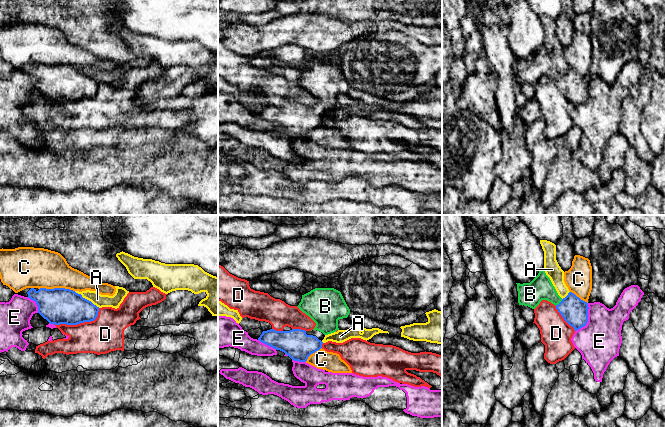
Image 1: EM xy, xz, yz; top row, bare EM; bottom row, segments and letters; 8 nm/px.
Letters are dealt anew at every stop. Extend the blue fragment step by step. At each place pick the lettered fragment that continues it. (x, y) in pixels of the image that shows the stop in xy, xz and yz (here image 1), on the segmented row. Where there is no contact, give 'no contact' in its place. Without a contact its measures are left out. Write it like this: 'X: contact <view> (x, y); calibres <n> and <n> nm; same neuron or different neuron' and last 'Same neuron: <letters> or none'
A: contact xy (86, 299); calibres 280 and 100 nm; different neuron
B: contact yz (559, 303); calibres 200 and 190 nm; same neuron
C: contact xy (57, 288); calibres 280 and 320 nm; different neuron
D: contact xy (79, 323); calibres 280 and 280 nm; different neuron
E: contact yz (587, 319); calibres 200 and 340 nm; different neuron
Same neuron: B

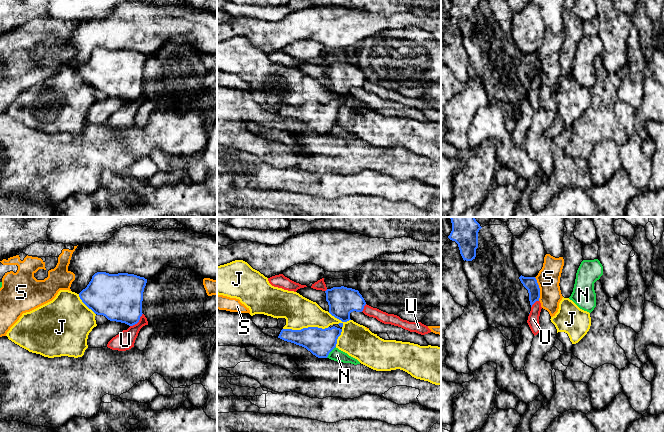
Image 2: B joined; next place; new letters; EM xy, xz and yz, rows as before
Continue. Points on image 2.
J: contact xz (305, 328); calibres 220 and 260 nm; different neuron
N: contact xz (330, 351); calibres 220 and 100 nm; different neuron
S: contact yz (539, 289); calibres 110 and 190 nm; different neuron
U: contact xy (138, 321); calibres 380 and 150 nm; different neuron
Same neuron: none

